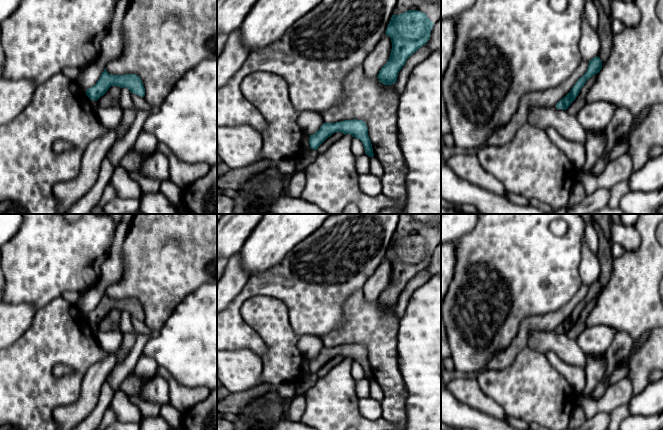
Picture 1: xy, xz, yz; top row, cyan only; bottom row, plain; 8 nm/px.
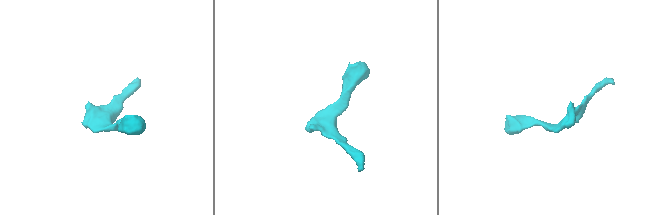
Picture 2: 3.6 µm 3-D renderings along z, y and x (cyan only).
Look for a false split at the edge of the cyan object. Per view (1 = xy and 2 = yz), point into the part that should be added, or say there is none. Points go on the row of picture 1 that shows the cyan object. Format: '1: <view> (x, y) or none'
1: none
2: none

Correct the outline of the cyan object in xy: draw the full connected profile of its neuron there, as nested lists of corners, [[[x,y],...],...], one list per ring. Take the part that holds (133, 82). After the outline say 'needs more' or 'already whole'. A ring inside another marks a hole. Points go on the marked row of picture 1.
[[[105,68],[96,84],[86,90],[86,95],[90,100],[97,101],[114,85],[120,88],[126,87],[131,93],[138,96],[145,96],[145,88],[139,76],[135,74],[112,75]]] | already whole

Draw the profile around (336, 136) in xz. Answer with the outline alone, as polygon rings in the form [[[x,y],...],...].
[[[335,132],[330,137],[328,137],[319,147],[318,147],[318,153],[324,153],[326,152],[329,147],[334,144],[336,141],[338,141],[340,138],[342,138],[344,134],[342,132]]]

